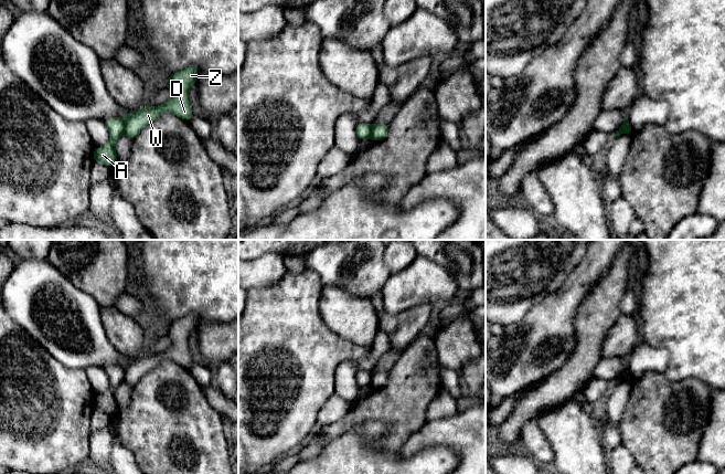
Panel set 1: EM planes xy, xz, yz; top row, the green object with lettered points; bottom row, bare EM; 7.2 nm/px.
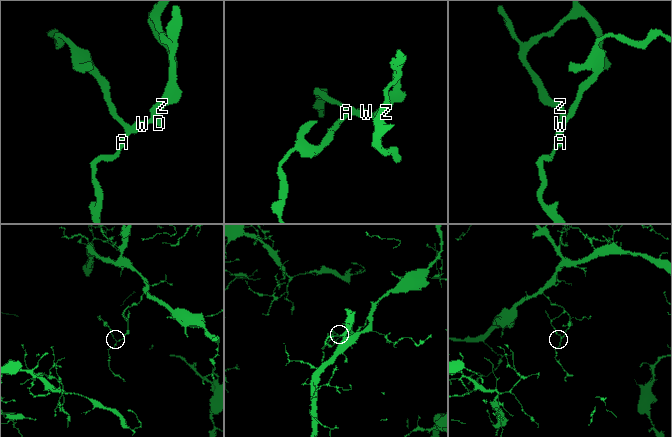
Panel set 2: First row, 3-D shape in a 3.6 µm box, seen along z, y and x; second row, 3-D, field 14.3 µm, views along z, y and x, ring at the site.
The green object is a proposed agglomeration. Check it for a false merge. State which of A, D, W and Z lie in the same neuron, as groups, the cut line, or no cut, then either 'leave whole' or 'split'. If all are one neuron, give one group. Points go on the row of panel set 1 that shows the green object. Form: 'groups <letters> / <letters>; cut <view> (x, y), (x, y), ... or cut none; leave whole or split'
groups A / D W Z; cut xy (125, 118), (123, 133); split

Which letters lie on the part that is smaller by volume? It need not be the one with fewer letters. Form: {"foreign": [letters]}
{"foreign": ["A"]}

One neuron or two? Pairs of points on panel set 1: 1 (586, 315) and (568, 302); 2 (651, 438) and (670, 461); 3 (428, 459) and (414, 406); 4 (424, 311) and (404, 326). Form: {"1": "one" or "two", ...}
{"1": "two", "2": "one", "3": "two", "4": "one"}

